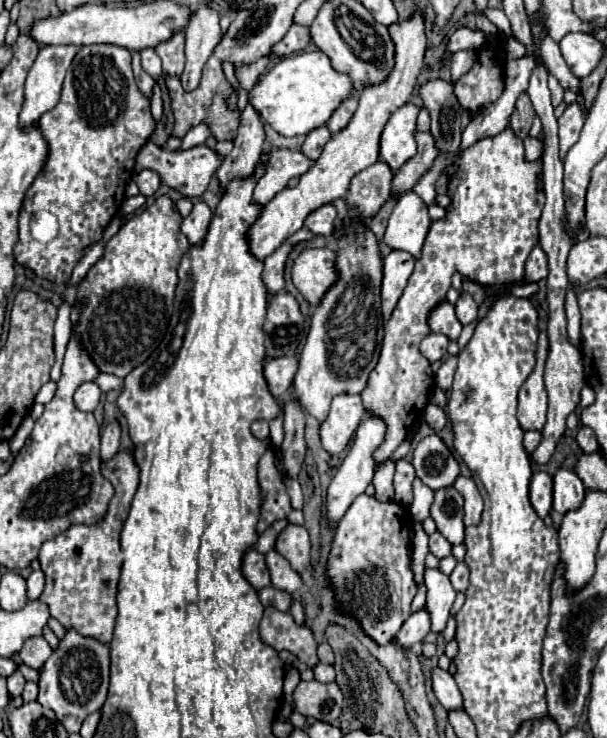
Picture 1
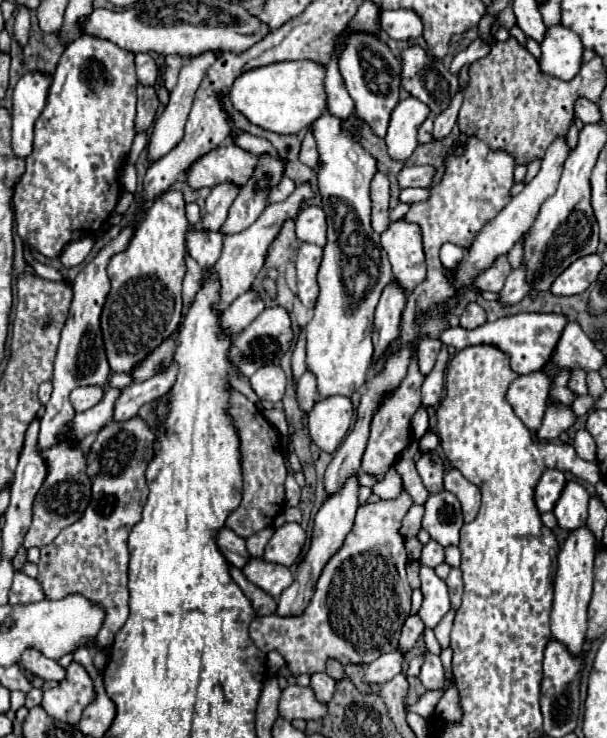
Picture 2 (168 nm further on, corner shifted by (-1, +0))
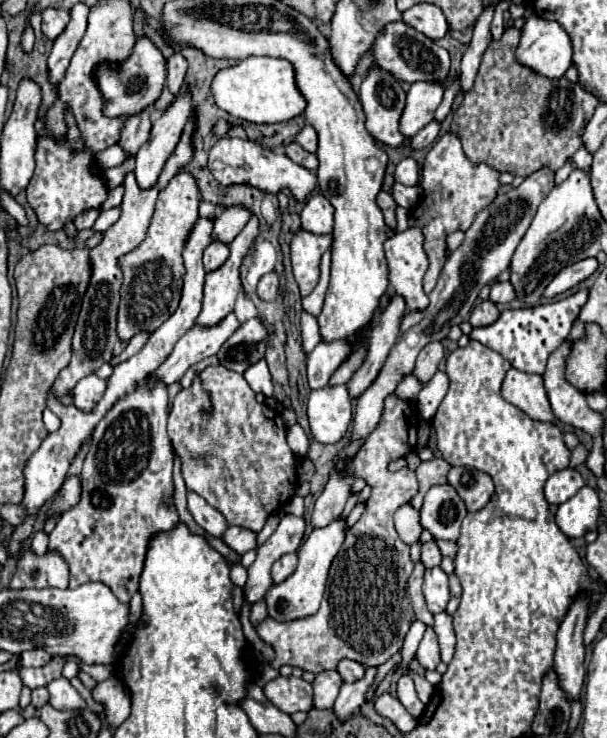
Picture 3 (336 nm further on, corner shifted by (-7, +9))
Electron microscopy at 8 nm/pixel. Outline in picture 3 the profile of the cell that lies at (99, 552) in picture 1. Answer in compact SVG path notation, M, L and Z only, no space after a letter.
M149 375L149 377L145 377L145 381L137 383L133 393L117 399L113 403L113 407L109 409L109 413L105 413L105 417L97 423L97 427L93 431L89 451L87 451L87 457L85 457L85 463L83 463L83 471L81 471L81 499L73 509L67 509L63 513L61 521L49 533L49 549L57 549L65 557L65 561L69 563L69 569L71 569L69 587L79 587L79 585L89 583L89 581L101 581L101 583L105 583L113 589L113 593L117 595L119 601L129 603L133 593L137 593L137 589L139 589L139 577L141 577L141 571L143 571L143 563L145 563L145 555L147 555L151 537L161 533L161 531L169 531L169 529L177 527L179 517L177 517L177 509L175 509L175 501L173 501L173 477L171 477L171 473L173 473L173 447L171 447L171 441L169 441L169 435L167 435L167 413L169 413L167 385L163 381L157 381L153 375Z

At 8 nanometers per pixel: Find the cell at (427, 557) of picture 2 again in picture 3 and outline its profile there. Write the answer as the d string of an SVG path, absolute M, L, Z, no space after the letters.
M427 541L421 545L421 563L425 565L425 569L437 567L441 563L441 553L439 553L435 541Z

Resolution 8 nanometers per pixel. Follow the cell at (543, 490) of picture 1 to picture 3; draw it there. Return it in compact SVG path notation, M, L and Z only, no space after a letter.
M563 469L553 473L545 485L545 497L549 503L561 505L571 499L585 485L583 477L575 469Z

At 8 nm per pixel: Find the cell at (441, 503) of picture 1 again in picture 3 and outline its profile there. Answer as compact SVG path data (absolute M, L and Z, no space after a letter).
M435 485L425 493L423 507L419 509L421 527L435 539L457 541L459 527L467 515L465 503L451 485Z

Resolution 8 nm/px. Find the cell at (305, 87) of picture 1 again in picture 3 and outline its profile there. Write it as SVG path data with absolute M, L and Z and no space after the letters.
M247 57L237 65L221 69L211 83L219 109L247 123L281 123L305 111L305 99L295 87L295 73L289 61L275 57Z

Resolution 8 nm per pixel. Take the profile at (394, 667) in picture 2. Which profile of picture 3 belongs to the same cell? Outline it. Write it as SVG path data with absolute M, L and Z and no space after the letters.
M367 667L367 673L363 679L341 685L339 697L333 705L333 713L337 713L337 721L345 721L345 717L351 717L365 703L365 691L373 681L375 671L377 671L375 667Z

